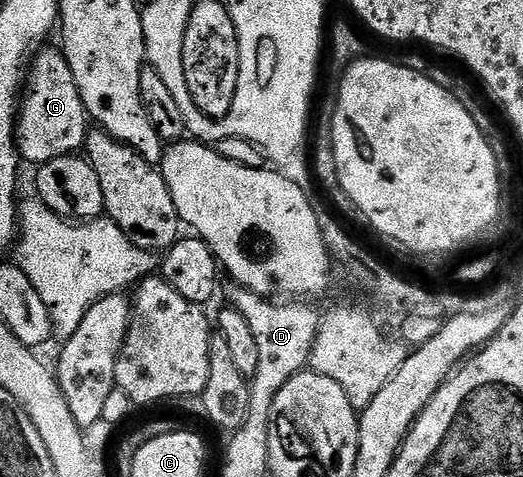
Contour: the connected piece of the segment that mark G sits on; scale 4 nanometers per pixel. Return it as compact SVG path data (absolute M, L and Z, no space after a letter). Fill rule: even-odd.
M41 46L31 56L18 108L16 150L25 164L39 165L77 154L87 141L90 130L88 110L78 93L78 85L74 85L74 73L64 52L48 46Z

